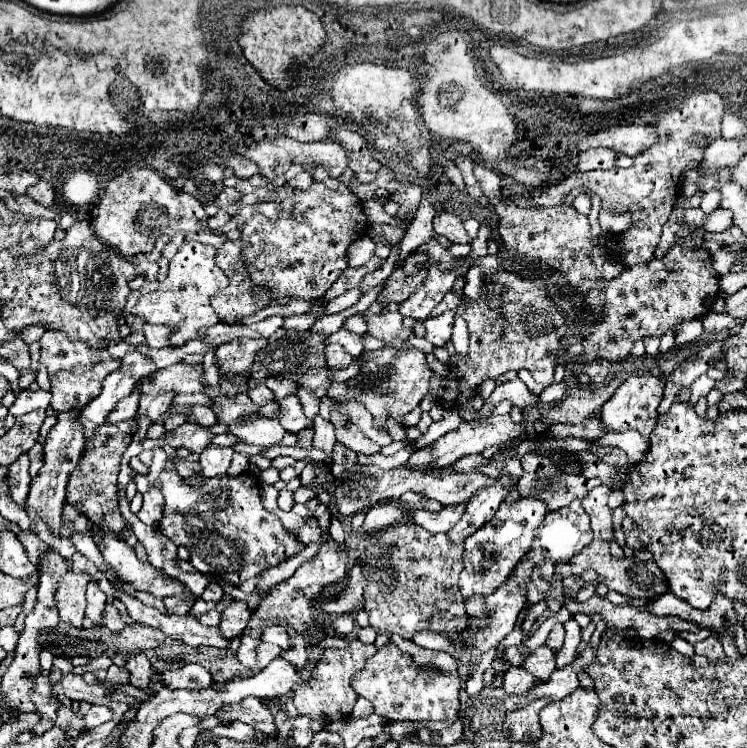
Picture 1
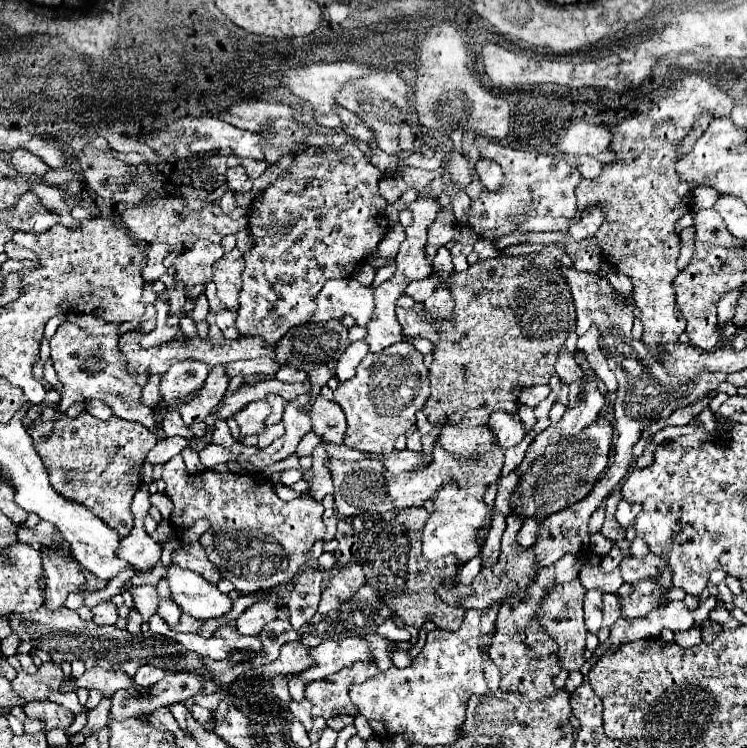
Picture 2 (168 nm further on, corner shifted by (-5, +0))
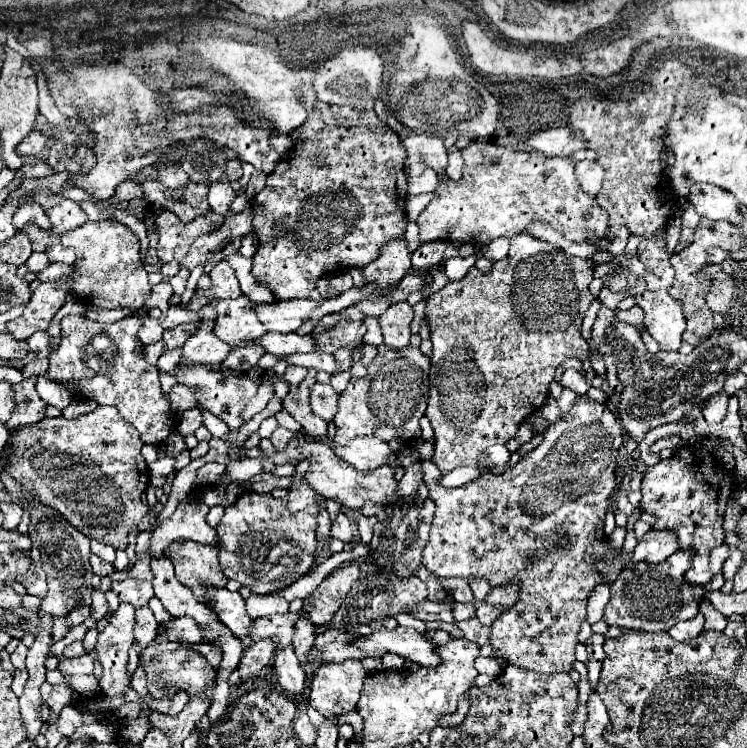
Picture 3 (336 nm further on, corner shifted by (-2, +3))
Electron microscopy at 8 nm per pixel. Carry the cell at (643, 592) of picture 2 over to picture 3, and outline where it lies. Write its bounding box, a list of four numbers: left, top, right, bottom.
[605,550,705,632]

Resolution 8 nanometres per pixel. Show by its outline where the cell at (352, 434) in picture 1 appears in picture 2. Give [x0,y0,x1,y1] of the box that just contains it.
[334,341,428,453]

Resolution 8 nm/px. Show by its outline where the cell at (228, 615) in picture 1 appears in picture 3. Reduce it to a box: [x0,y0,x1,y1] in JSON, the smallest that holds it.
[245,594,289,620]

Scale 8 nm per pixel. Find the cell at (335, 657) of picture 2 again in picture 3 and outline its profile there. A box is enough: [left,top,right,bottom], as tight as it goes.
[349,626,437,666]

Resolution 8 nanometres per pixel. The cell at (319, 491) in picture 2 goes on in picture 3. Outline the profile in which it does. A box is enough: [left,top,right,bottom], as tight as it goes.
[289,460,317,512]

